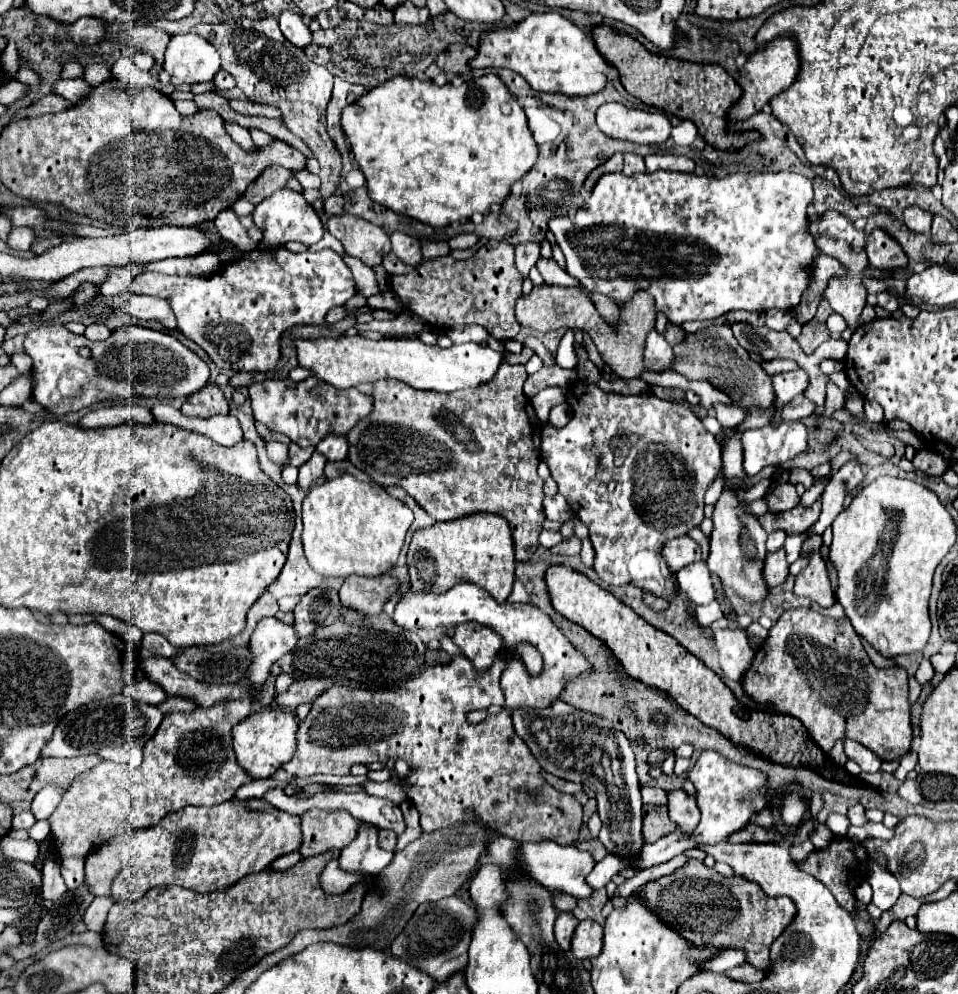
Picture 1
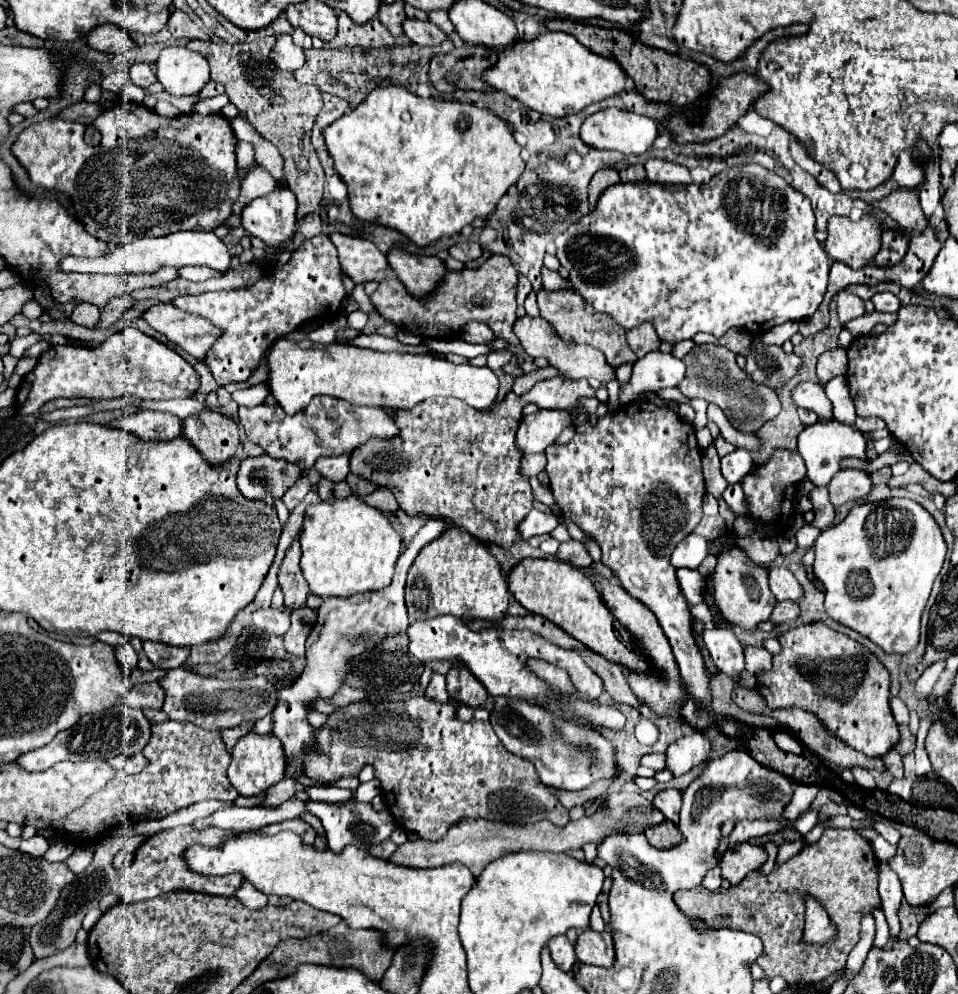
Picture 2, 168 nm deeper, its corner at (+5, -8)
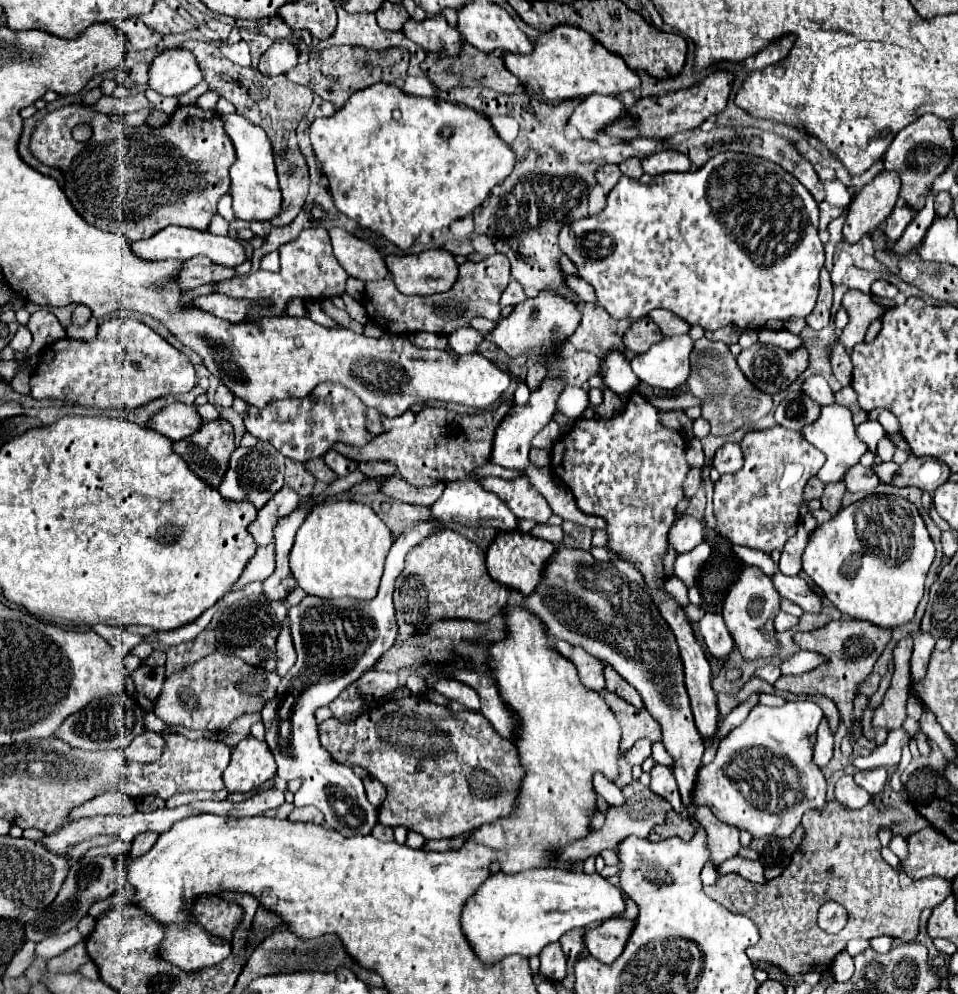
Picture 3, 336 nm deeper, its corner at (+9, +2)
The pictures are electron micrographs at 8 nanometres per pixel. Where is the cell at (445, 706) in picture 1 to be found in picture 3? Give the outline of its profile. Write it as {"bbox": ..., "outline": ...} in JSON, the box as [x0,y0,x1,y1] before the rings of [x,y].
{"bbox":[318,696,526,840],"outline":[[[408,696],[408,698],[400,698],[400,700],[388,700],[376,708],[370,708],[366,712],[362,712],[358,718],[354,720],[338,720],[338,718],[330,718],[326,722],[322,722],[318,726],[318,732],[320,732],[320,742],[324,748],[328,748],[330,756],[338,762],[338,764],[344,764],[344,766],[362,766],[372,778],[380,780],[388,792],[388,798],[386,798],[383,804],[380,806],[380,822],[386,824],[386,826],[406,826],[410,830],[416,830],[420,832],[426,840],[430,838],[454,838],[454,836],[462,836],[462,834],[468,834],[472,832],[474,828],[480,828],[482,824],[486,822],[496,822],[500,816],[510,816],[510,812],[516,808],[516,800],[518,800],[518,794],[520,794],[520,784],[522,784],[522,778],[526,776],[526,770],[522,768],[520,764],[520,758],[518,758],[518,752],[516,752],[516,746],[510,742],[510,740],[502,740],[502,736],[498,736],[498,732],[492,728],[492,725],[479,711],[464,710],[464,712],[452,712],[448,706],[438,706],[426,698],[418,698],[418,696]]]}

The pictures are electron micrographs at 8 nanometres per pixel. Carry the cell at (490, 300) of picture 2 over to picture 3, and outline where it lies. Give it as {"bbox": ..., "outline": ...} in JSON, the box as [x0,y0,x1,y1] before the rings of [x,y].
{"bbox":[364,254,510,334],"outline":[[[494,254],[482,262],[464,262],[458,268],[458,280],[448,292],[434,296],[406,296],[398,292],[390,278],[366,282],[364,308],[368,316],[374,318],[386,332],[404,334],[404,332],[432,332],[432,334],[452,334],[456,328],[468,326],[472,318],[492,318],[498,322],[500,314],[500,296],[510,282],[510,262],[504,254]]]}

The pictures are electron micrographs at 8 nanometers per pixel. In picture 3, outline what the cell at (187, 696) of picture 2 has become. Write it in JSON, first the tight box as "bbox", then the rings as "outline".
{"bbox":[154,652,280,730],"outline":[[[212,652],[206,658],[172,672],[164,680],[164,688],[156,698],[154,714],[172,726],[184,726],[188,730],[224,730],[236,716],[260,712],[268,698],[274,698],[280,676],[264,668],[246,664],[236,656]]]}

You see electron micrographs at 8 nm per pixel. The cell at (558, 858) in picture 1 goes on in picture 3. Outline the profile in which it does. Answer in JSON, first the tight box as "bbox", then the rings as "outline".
{"bbox":[462,868,624,966],"outline":[[[532,868],[516,874],[488,876],[462,908],[462,932],[482,964],[496,966],[512,954],[538,956],[546,944],[560,940],[572,928],[612,918],[624,910],[622,892],[598,872],[586,874],[562,868]]]}

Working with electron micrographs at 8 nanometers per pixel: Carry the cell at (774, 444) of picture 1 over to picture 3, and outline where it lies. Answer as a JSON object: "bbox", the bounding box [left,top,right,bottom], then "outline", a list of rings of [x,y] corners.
{"bbox":[714,442,744,474],"outline":[[[728,442],[728,444],[724,444],[716,450],[714,468],[720,474],[734,474],[742,468],[742,464],[744,464],[744,456],[742,456],[742,450],[740,450],[738,444]]]}

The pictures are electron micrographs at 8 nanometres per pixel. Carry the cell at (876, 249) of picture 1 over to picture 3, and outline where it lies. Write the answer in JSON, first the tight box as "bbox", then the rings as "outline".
{"bbox":[884,206,912,244],"outline":[[[896,206],[894,210],[892,210],[892,214],[886,218],[886,222],[884,222],[884,234],[886,234],[886,240],[892,244],[892,242],[896,242],[900,236],[902,236],[902,232],[906,230],[906,226],[910,224],[910,220],[912,220],[912,214],[910,214],[910,208],[906,208],[906,206]]]}

